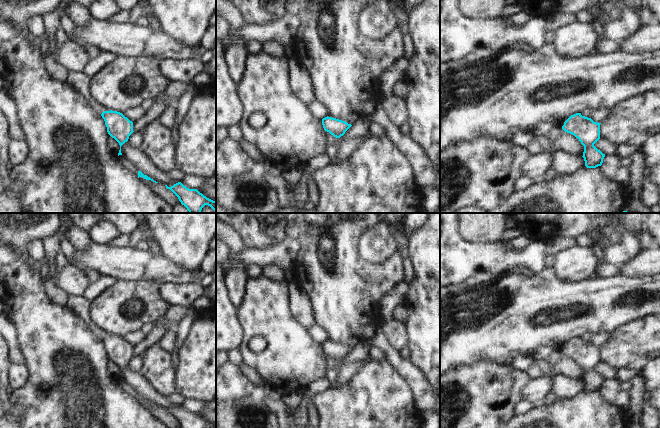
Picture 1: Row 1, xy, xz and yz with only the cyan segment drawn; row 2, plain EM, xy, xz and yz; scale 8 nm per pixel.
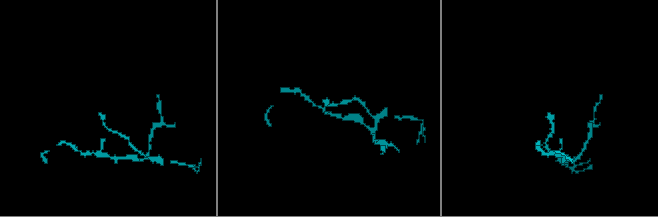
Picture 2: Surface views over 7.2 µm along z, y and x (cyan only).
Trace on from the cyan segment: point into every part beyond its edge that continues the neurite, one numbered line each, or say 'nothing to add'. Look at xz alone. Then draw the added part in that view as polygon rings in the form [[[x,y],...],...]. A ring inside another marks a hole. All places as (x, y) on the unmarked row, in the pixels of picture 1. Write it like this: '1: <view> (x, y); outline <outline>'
nothing to add

